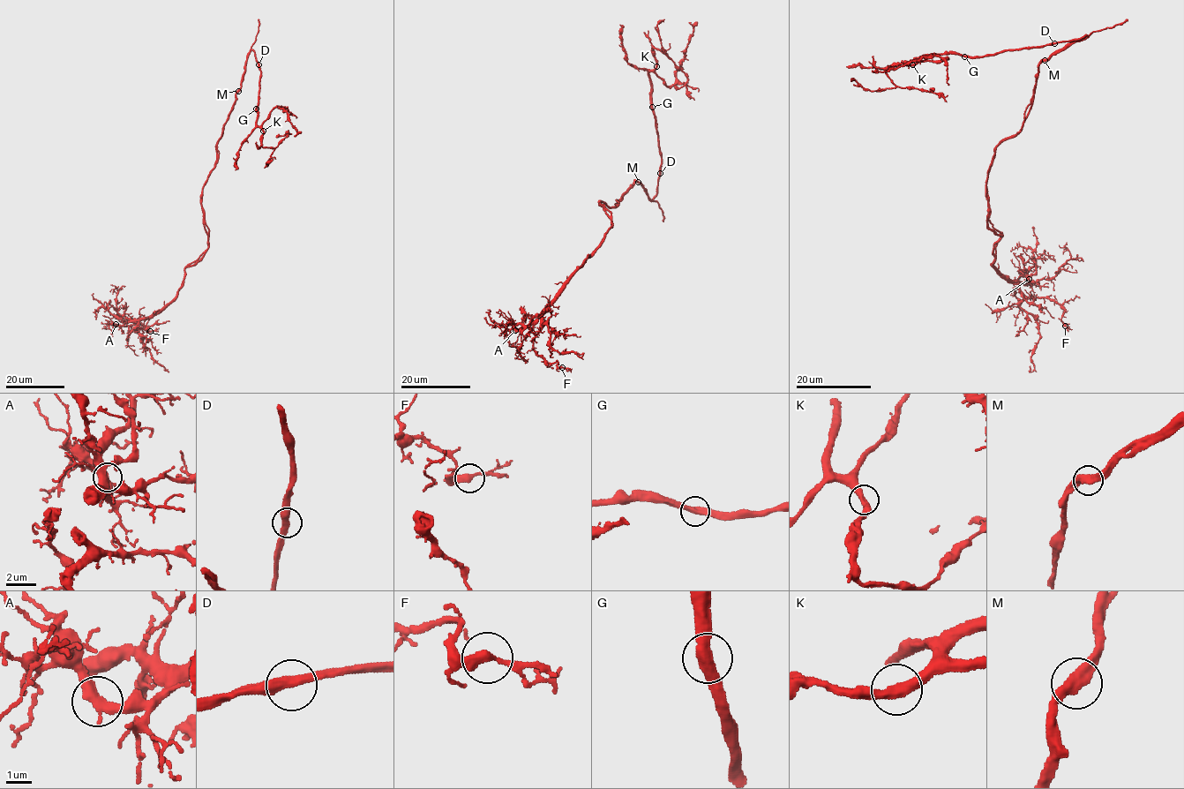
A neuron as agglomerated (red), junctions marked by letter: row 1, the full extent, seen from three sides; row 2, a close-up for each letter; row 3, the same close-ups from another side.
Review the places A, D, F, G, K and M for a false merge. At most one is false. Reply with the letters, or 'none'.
none

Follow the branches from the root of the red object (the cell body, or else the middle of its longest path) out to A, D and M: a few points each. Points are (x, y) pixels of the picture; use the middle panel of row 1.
A: (619, 200), (613, 208), (599, 201), (612, 227), (538, 317), (524, 329), (515, 330)
D: (619, 200), (634, 180), (643, 186), (648, 198), (652, 200), (656, 194), (660, 173)
M: (619, 200), (629, 184), (634, 180), (637, 182)

